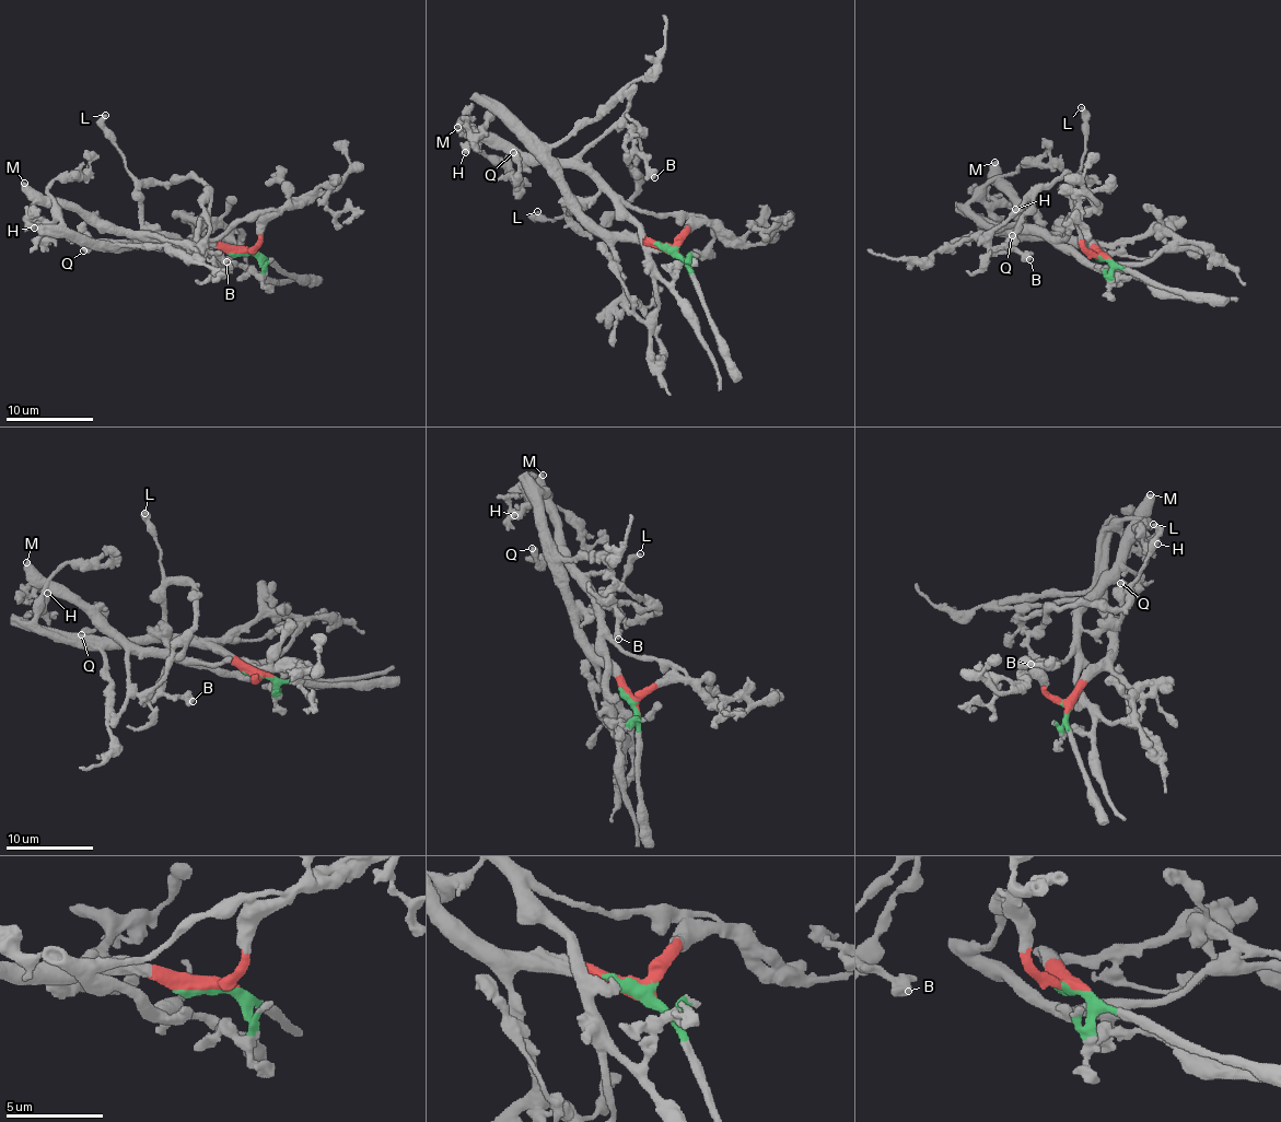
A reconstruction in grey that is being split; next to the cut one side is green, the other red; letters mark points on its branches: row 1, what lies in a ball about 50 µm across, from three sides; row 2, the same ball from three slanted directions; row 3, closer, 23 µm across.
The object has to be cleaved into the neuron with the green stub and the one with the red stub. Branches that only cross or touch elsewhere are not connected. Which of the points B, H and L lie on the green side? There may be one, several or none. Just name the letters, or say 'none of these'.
B

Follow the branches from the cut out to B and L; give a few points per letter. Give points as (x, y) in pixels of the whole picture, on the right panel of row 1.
B: (1101, 259), (1110, 280), (1133, 276), (1095, 268), (1013, 225), (980, 235), (1029, 259)
L: (1101, 257), (1095, 245), (1068, 234), (1074, 178), (1084, 153), (1080, 106)

